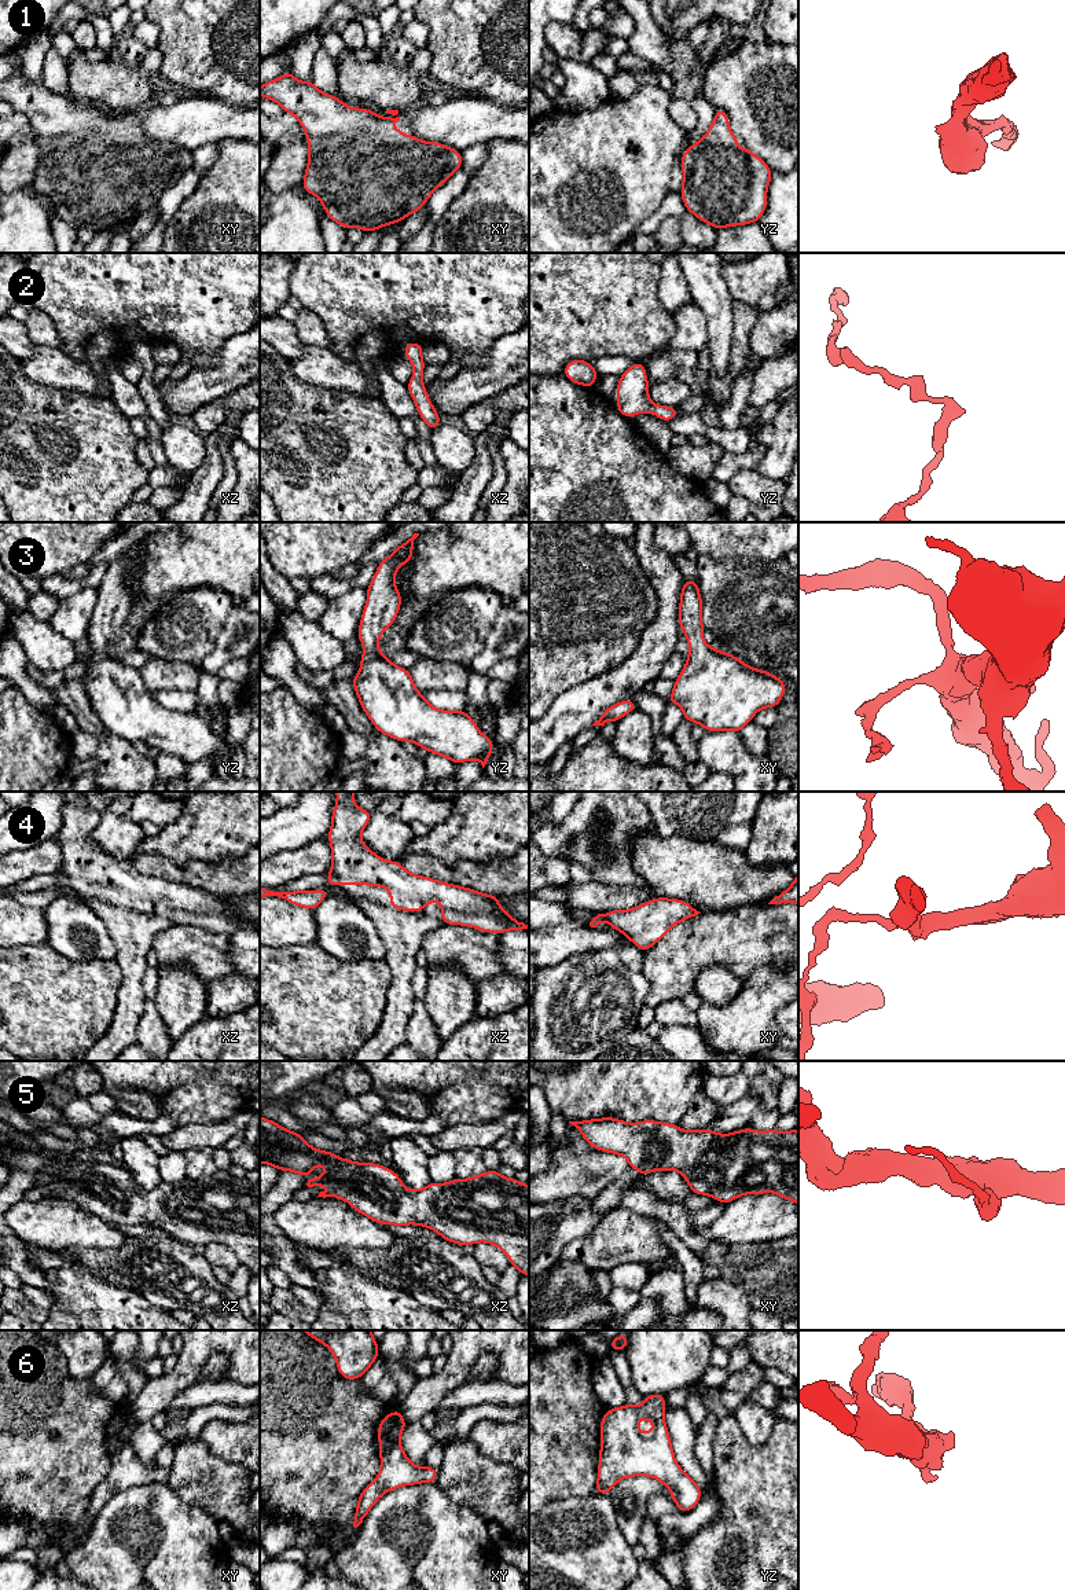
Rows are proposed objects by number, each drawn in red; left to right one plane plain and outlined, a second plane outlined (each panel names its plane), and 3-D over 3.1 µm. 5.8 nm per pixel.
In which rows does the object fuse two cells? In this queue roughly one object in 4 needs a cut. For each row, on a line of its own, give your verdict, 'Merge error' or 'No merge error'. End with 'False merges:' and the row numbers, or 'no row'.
1: No merge error
2: No merge error
3: No merge error
4: Merge error
5: No merge error
6: No merge error
False merges: 4

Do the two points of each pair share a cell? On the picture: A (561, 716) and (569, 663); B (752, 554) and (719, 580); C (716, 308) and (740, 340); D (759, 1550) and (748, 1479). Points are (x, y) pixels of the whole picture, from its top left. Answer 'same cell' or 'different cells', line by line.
A: different cells
B: different cells
C: different cells
D: same cell

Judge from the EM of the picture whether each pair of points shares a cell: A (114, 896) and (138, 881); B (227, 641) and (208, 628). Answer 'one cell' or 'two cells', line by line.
A: one cell
B: two cells

